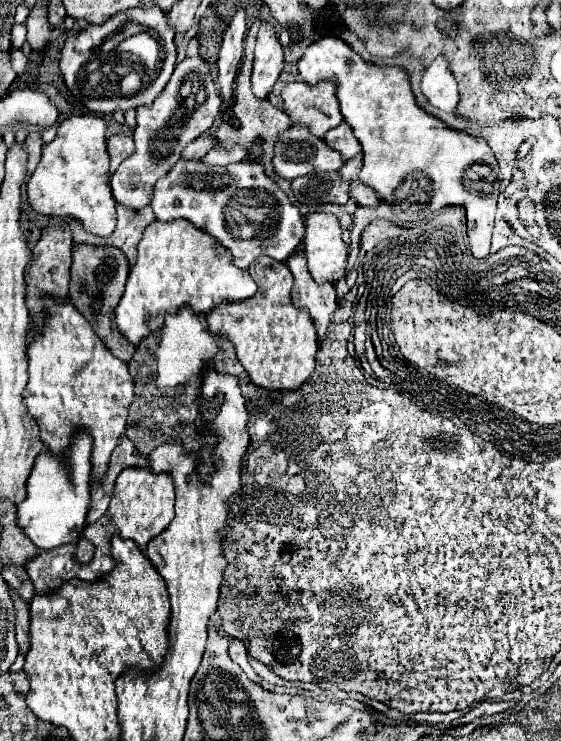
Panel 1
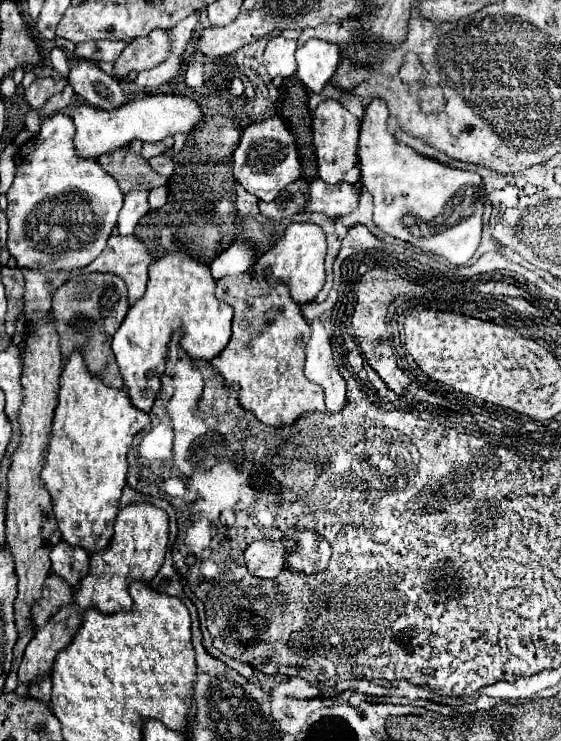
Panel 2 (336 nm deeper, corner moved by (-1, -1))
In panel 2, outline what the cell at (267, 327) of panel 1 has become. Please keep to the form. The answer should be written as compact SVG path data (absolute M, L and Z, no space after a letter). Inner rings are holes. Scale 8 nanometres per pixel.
M240 273L216 281L216 297L234 307L232 339L224 353L210 365L228 381L238 383L238 399L262 423L280 427L294 423L306 411L324 411L324 391L304 375L304 347L308 343L308 323L292 301L286 283L270 285L264 277Z

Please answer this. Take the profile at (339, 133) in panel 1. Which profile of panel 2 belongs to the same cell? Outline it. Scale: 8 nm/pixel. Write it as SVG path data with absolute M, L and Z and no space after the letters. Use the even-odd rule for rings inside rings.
M326 99L322 101L312 119L312 133L314 133L314 149L316 149L316 161L318 161L318 175L326 183L340 183L344 173L358 165L356 155L356 143L358 143L358 117L354 117L340 101Z

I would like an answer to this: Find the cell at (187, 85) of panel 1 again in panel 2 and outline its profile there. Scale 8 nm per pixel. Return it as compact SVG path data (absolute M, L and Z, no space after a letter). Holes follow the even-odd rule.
M138 187L134 191L130 191L124 197L124 207L120 211L118 217L118 233L130 235L134 231L134 227L138 225L138 221L150 211L150 203L148 203L148 191L146 187Z

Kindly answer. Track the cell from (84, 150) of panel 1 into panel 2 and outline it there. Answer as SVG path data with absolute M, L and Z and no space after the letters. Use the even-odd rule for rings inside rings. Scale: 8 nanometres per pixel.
M56 113L52 117L46 117L42 119L42 129L36 137L28 139L26 145L22 145L16 155L14 155L14 165L16 165L16 177L14 177L14 183L12 187L8 189L6 197L8 197L8 249L10 253L16 257L18 261L18 267L26 267L26 269L66 269L66 271L72 271L72 269L80 269L80 267L86 267L92 259L96 259L102 251L104 251L104 245L108 241L108 237L112 235L114 227L116 227L116 219L118 219L118 213L122 209L122 191L118 189L116 181L112 175L108 175L96 159L84 159L76 153L76 147L74 147L74 123L68 115L64 113Z

